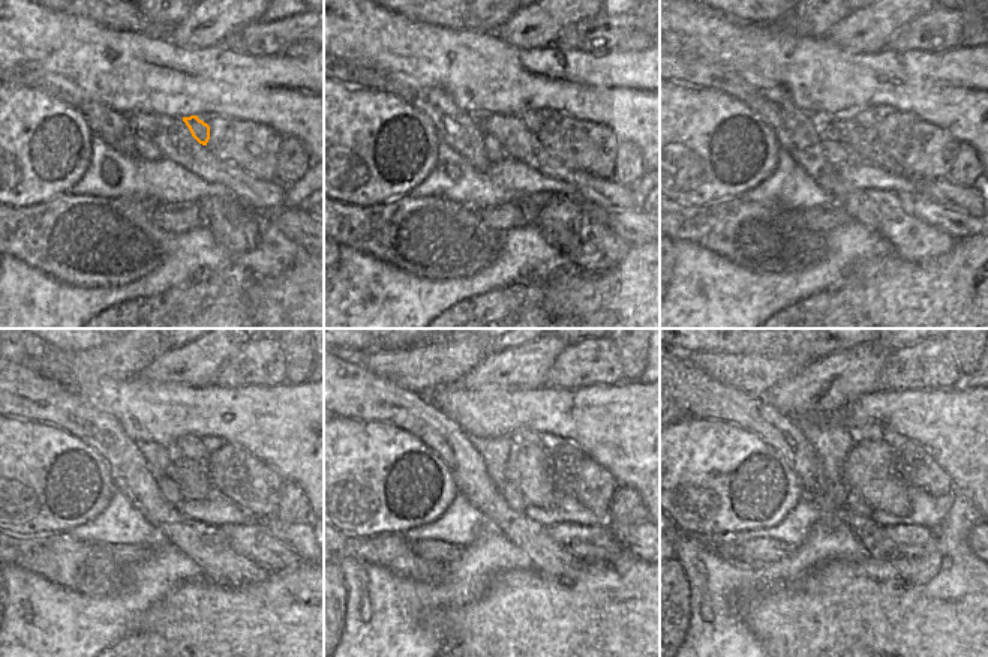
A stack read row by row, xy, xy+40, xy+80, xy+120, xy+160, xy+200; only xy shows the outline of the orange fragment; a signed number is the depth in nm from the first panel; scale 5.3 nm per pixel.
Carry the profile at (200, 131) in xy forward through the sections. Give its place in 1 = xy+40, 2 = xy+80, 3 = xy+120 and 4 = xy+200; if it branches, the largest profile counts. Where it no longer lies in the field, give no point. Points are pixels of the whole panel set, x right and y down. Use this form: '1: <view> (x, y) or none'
1: xy+40 (529, 117)
2: xy+80 (865, 117)
3: xy+120 (189, 447)
4: xy+200 (873, 431)

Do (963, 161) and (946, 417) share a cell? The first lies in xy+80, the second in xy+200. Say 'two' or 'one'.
two

